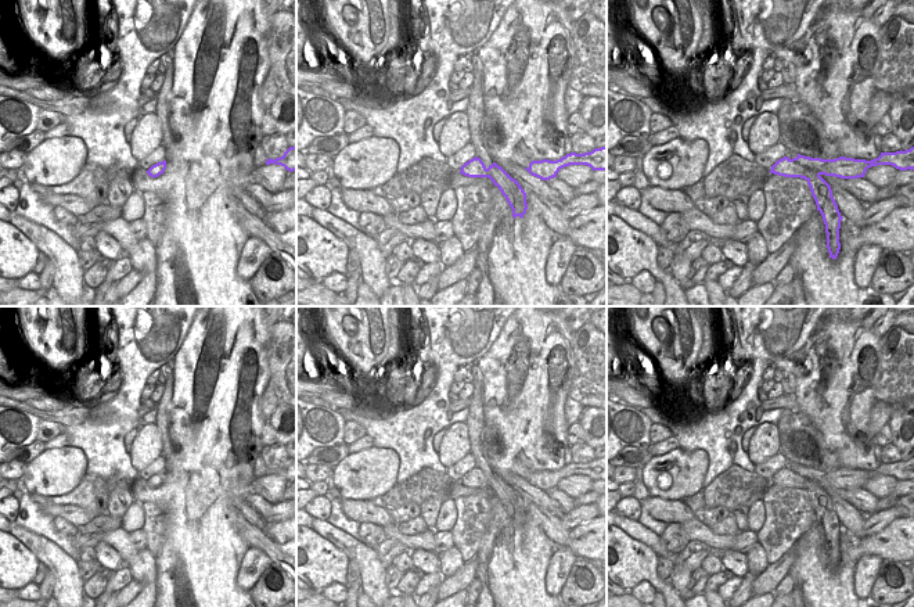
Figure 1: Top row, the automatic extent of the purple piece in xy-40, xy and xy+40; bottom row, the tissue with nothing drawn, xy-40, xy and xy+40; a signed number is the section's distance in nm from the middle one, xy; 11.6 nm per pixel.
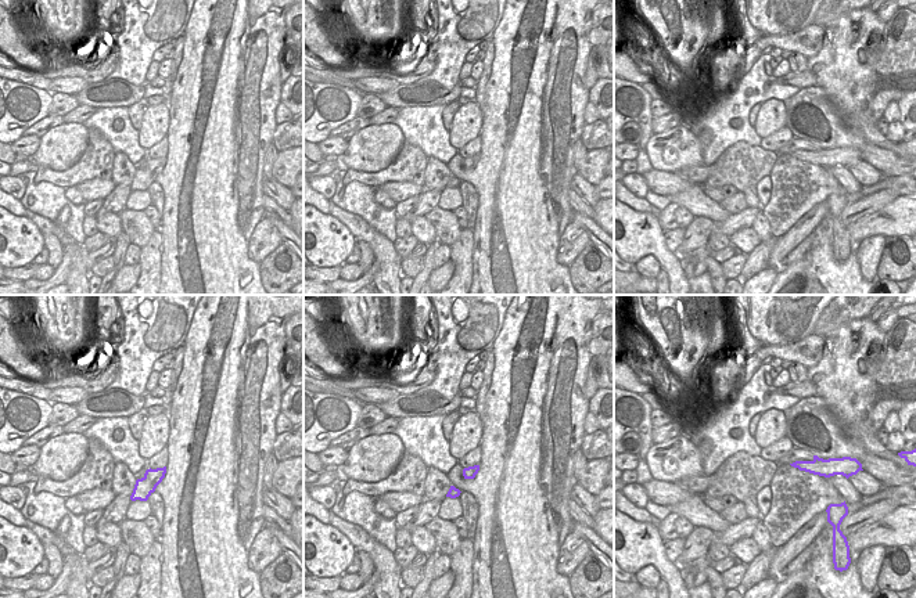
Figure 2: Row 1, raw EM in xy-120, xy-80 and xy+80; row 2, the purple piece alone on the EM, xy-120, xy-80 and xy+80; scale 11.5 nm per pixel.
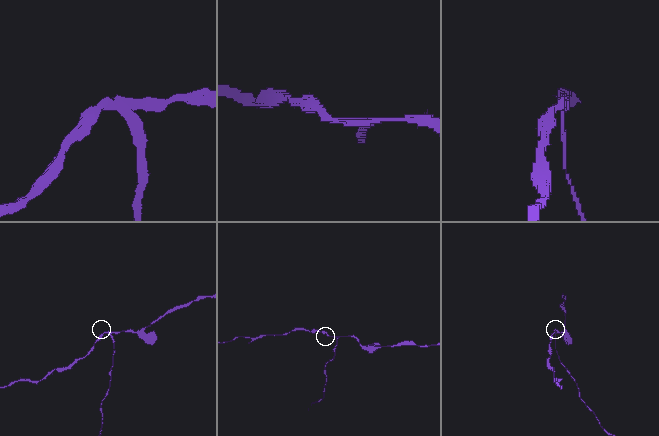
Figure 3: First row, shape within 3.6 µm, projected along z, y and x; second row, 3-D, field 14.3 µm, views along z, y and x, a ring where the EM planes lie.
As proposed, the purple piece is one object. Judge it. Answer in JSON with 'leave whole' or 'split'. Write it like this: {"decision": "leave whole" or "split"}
{"decision": "split"}

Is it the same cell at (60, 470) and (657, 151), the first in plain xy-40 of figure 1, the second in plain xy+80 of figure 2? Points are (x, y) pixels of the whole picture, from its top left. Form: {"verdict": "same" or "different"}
{"verdict": "same"}

